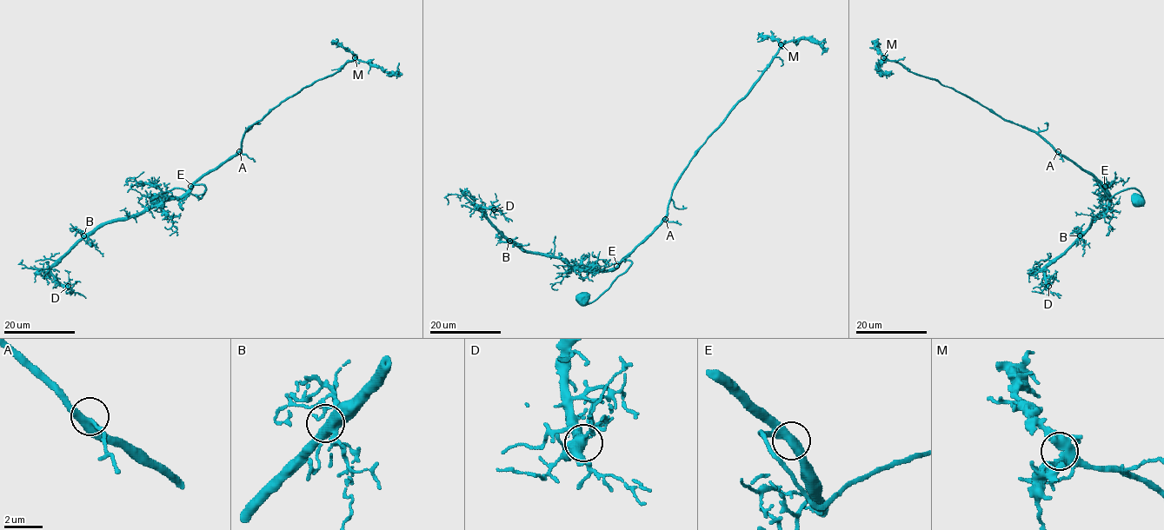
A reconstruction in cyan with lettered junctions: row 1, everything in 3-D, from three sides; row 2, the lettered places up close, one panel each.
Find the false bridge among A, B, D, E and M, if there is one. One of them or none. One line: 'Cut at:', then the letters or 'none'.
Cut at: none

